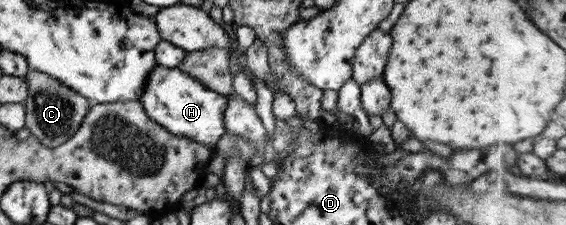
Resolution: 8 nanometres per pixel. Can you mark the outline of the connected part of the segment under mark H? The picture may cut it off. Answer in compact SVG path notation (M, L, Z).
M156 66L148 75L137 101L151 121L158 123L173 135L187 136L199 144L208 146L212 151L221 134L225 133L223 111L227 97L206 89L199 80L176 68Z

